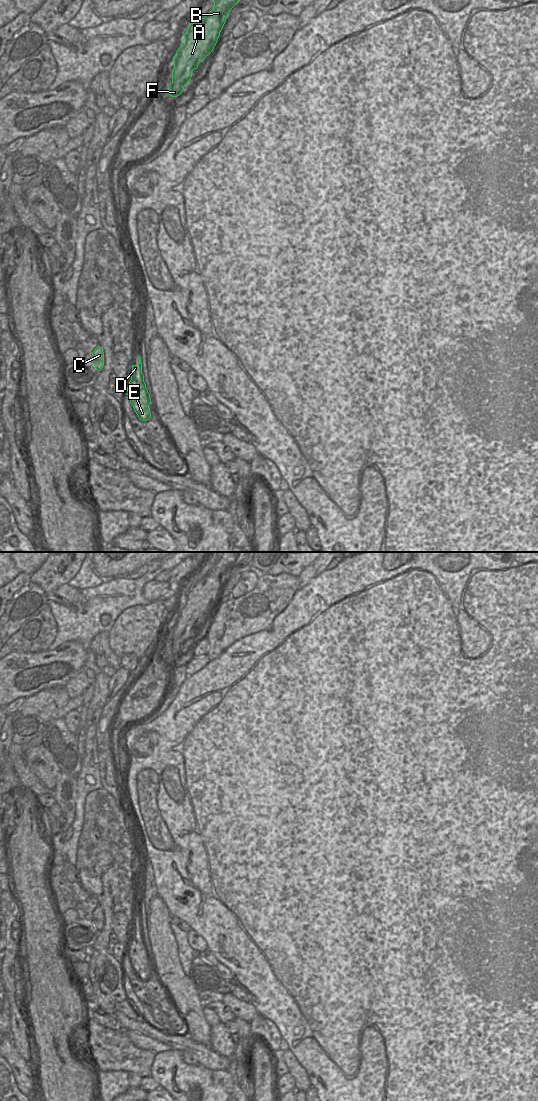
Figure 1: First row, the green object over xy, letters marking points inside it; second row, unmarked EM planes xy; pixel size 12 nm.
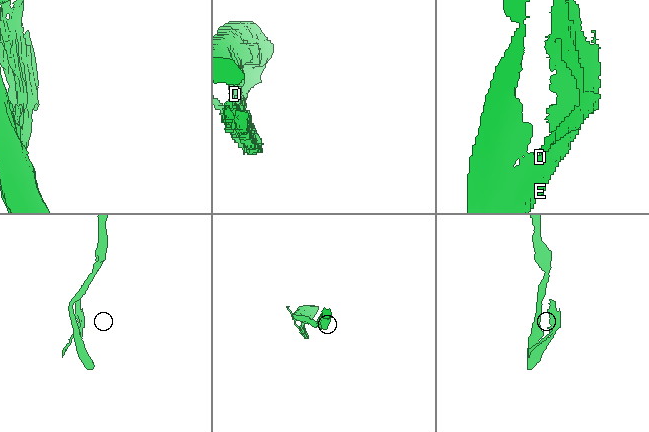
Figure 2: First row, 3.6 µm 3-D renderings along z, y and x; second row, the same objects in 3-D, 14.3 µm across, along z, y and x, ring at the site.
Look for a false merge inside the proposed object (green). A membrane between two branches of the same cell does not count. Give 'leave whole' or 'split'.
split

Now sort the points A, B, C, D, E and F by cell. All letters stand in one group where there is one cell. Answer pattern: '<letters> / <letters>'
A B D E F / C

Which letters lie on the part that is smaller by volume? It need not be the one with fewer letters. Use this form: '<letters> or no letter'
C

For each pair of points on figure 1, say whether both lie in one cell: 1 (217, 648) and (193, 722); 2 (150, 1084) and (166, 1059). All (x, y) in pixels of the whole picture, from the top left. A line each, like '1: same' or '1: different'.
1: different
2: different

